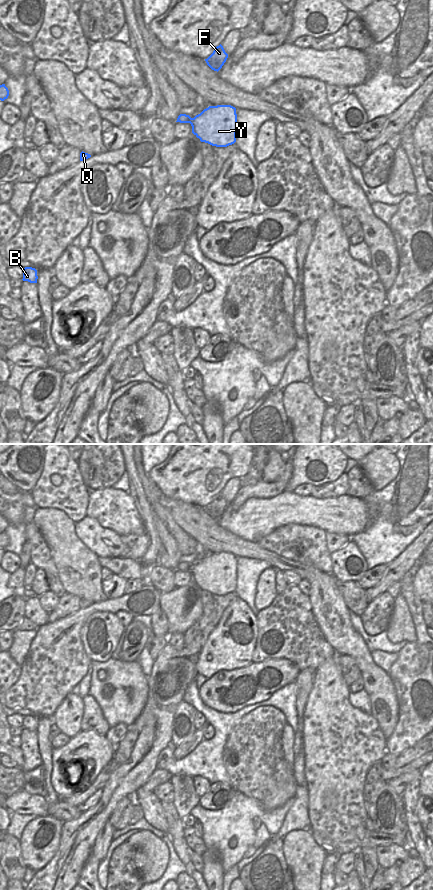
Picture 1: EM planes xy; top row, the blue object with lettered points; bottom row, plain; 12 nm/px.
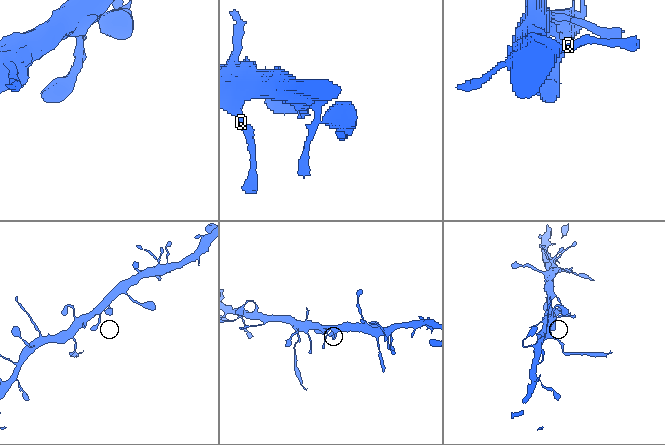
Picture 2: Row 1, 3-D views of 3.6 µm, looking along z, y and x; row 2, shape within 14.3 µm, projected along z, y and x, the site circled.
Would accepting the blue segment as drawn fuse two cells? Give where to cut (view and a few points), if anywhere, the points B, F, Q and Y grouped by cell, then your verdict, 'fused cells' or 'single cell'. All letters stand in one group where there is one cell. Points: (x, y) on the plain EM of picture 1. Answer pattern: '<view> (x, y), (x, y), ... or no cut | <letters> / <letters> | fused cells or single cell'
no cut | B F Q Y | single cell

